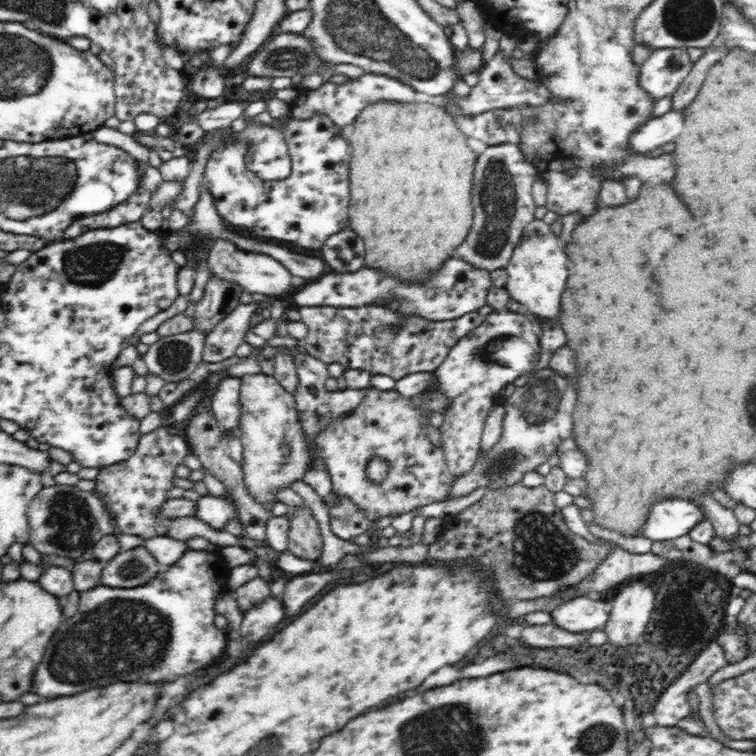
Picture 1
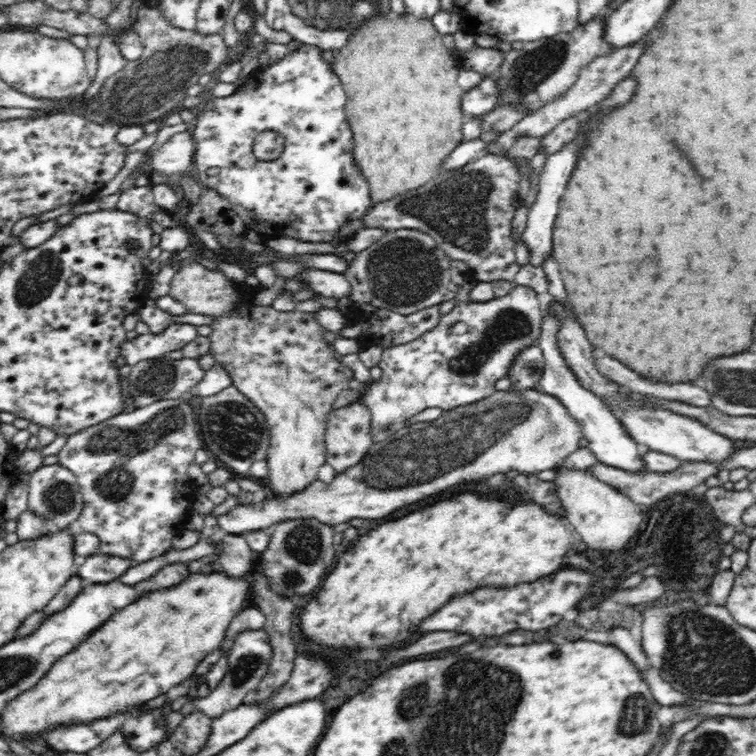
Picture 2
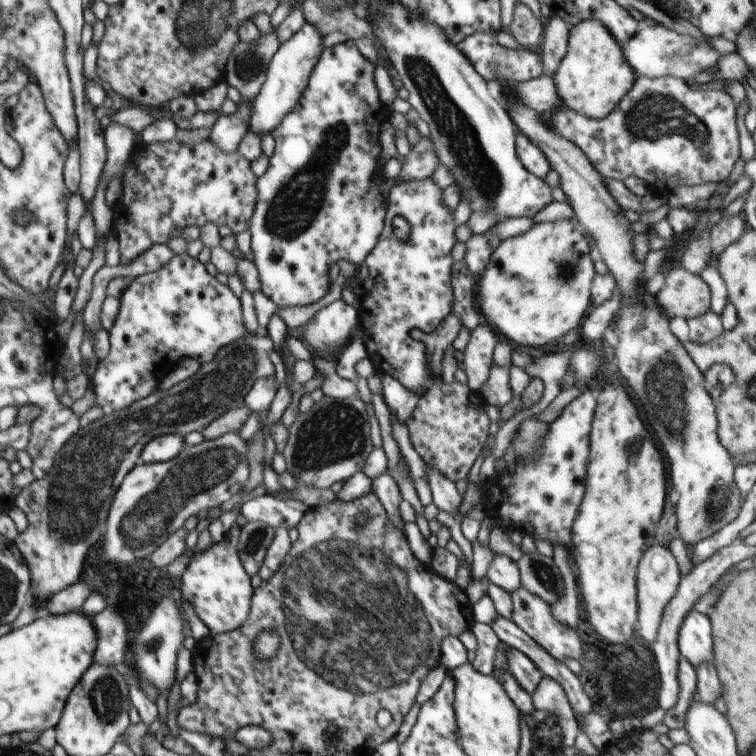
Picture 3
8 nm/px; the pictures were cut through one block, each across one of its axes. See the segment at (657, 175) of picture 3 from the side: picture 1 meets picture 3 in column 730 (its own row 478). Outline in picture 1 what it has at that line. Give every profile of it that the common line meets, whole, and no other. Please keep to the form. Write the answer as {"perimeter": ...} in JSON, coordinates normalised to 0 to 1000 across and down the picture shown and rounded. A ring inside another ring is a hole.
{"perimeter":[[[216,561],[206,569],[201,569],[201,571],[196,571],[196,574],[185,578],[183,590],[180,590],[180,598],[169,608],[132,619],[131,628],[126,635],[127,649],[124,653],[131,659],[143,677],[151,679],[156,704],[185,710],[185,713],[190,714],[212,706],[220,706],[220,688],[222,687],[212,684],[212,675],[214,675],[217,664],[222,661],[222,649],[230,644],[228,631],[231,627],[231,622],[242,614],[243,604],[253,599],[245,578],[222,573],[222,561]]]}

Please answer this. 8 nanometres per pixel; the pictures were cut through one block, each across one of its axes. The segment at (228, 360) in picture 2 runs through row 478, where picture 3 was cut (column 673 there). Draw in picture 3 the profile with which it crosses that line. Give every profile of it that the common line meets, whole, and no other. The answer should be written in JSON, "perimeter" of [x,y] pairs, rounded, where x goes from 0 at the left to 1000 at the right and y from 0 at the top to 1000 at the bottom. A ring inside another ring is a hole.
{"perimeter":[[[888,352],[880,370],[880,378],[865,392],[886,421],[901,418],[910,423],[940,410],[940,384],[925,362]]]}

